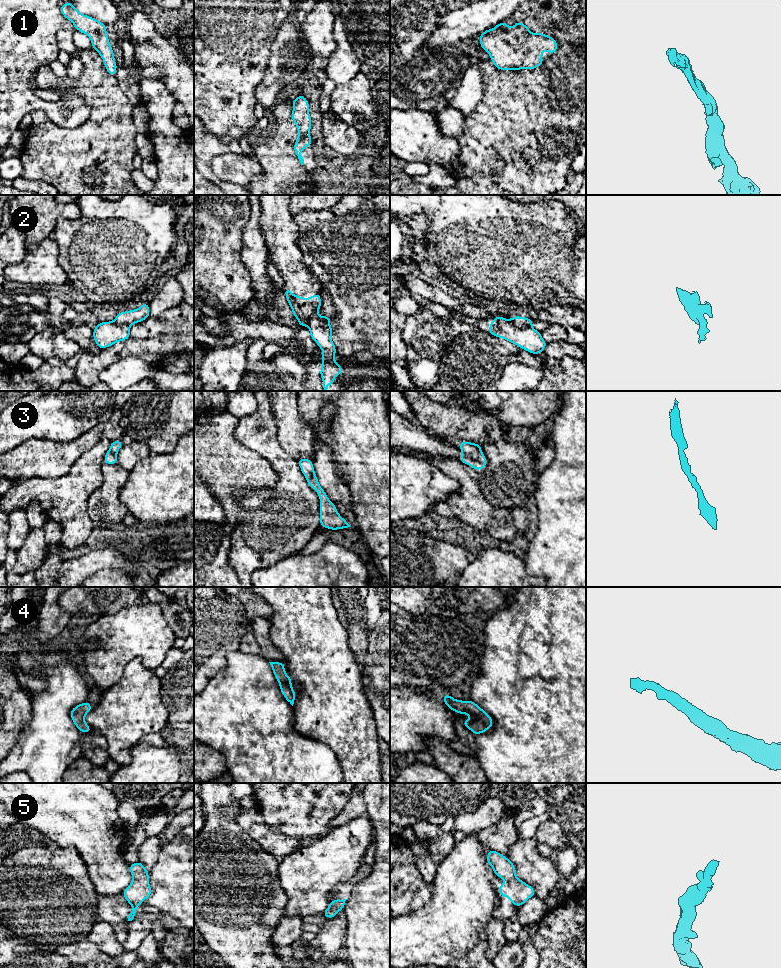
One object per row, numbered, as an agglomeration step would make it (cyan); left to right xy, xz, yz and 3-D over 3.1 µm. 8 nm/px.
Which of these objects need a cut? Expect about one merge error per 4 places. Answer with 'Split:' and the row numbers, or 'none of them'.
Split: 2

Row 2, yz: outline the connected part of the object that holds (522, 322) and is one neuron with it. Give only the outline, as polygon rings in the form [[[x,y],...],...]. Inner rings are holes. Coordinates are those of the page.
[[[513,316],[510,321],[519,328],[531,328],[533,325],[533,320],[526,317]]]

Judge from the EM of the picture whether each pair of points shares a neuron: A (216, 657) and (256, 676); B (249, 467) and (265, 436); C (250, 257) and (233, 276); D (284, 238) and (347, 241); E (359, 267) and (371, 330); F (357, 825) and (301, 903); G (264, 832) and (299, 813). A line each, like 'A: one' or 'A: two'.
A: two
B: two
C: two
D: two
E: one
F: one
G: two

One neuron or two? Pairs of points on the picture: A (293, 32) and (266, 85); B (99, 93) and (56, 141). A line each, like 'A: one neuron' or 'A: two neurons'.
A: one neuron
B: one neuron

